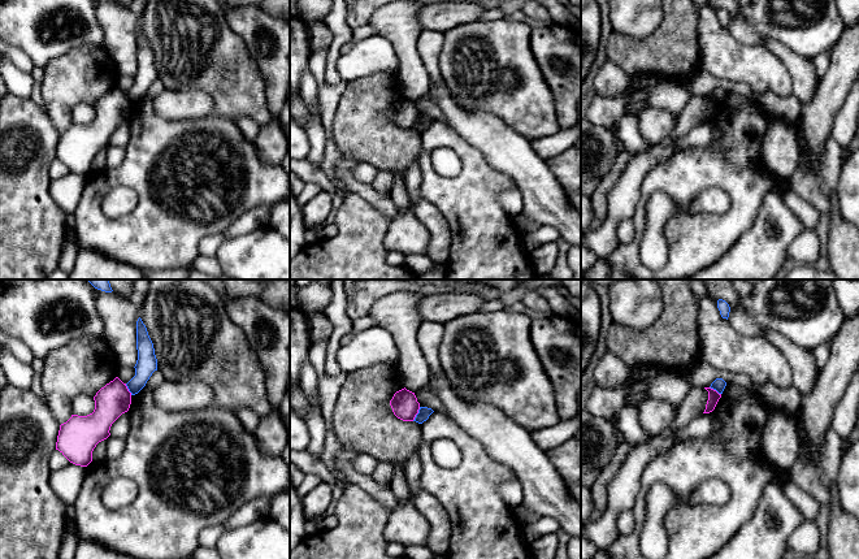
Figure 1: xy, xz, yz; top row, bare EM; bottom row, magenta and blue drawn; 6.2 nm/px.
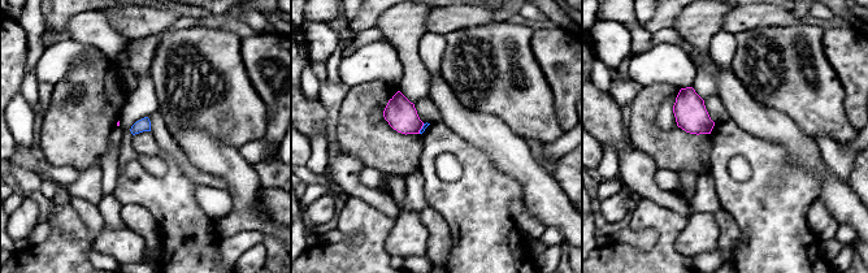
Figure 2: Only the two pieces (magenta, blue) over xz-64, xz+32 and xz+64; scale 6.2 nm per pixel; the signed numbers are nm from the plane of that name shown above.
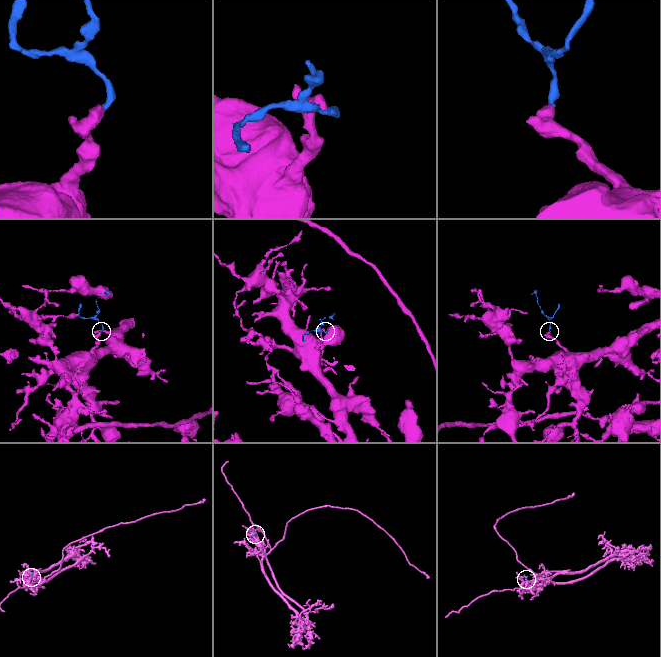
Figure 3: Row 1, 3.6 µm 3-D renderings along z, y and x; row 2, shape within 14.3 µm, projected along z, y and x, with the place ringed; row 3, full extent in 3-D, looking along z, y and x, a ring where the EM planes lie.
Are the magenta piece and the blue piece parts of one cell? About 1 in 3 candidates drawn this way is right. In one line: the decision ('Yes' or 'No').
No

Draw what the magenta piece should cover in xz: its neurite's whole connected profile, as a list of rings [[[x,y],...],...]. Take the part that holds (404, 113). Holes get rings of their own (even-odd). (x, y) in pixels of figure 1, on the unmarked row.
[[[405,96],[394,103],[390,114],[394,124],[403,130],[413,130],[420,118],[415,101]]]

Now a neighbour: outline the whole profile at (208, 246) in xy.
[[[213,234],[209,237],[205,237],[199,243],[199,255],[203,256],[216,256],[220,246],[226,240],[227,238],[224,234]]]

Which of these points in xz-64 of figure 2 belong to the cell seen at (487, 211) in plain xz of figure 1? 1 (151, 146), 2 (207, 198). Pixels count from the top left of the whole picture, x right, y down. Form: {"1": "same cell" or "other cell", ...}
{"1": "same cell", "2": "other cell"}

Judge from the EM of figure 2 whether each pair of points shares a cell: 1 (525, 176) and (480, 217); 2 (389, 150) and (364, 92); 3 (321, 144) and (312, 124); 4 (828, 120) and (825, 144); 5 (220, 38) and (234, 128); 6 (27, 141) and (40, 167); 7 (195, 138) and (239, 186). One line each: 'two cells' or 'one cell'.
1: two cells
2: one cell
3: two cells
4: two cells
5: one cell
6: two cells
7: one cell

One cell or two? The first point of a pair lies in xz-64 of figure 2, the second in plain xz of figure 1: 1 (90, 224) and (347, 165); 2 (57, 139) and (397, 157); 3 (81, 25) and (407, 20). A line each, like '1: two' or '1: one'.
1: one
2: one
3: one

